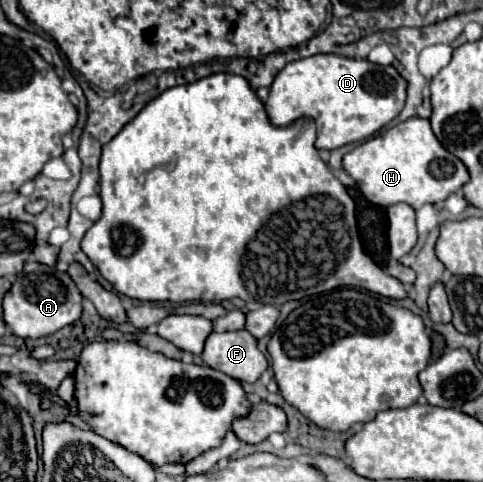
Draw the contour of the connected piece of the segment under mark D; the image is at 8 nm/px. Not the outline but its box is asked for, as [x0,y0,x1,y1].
[265,55,407,151]

